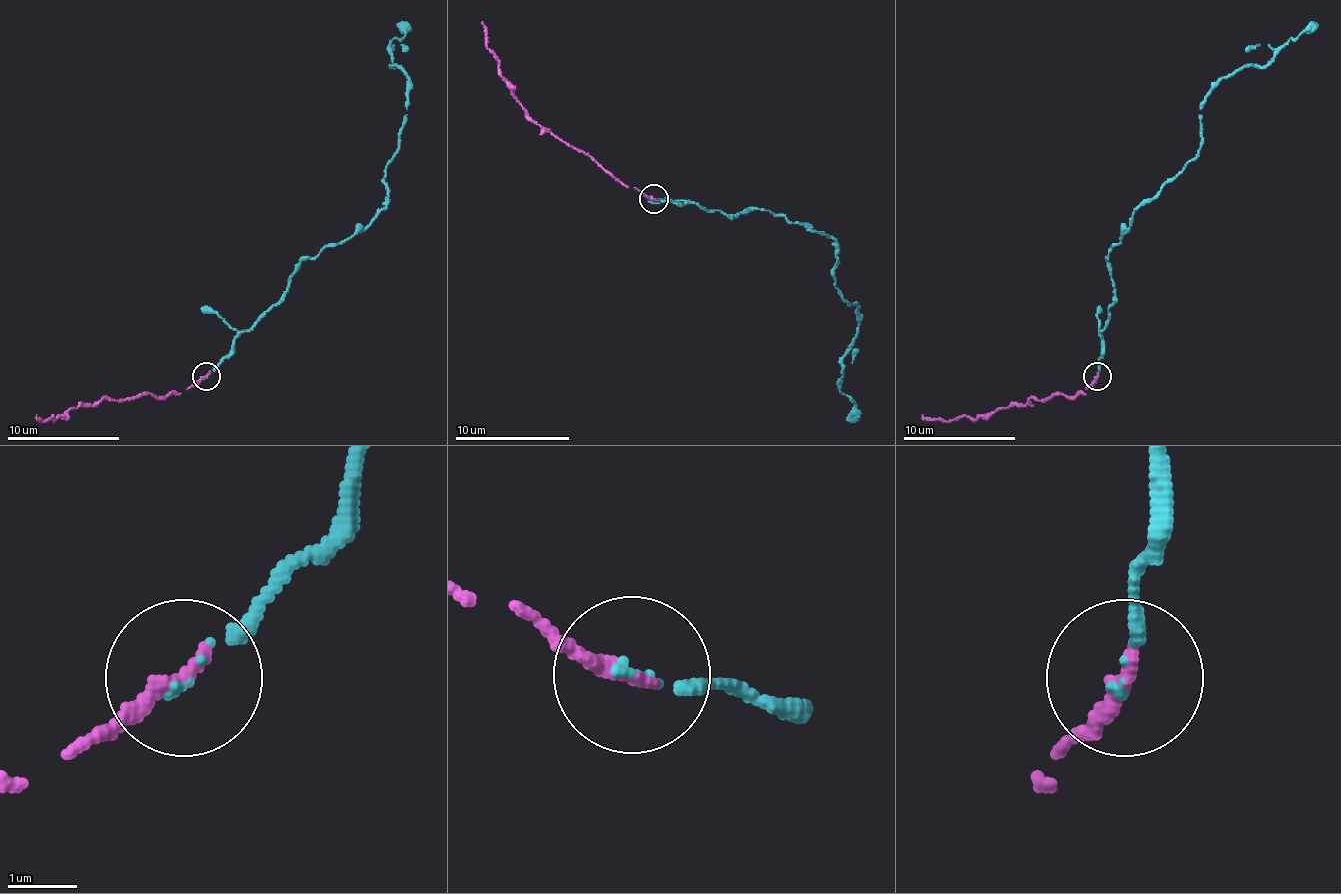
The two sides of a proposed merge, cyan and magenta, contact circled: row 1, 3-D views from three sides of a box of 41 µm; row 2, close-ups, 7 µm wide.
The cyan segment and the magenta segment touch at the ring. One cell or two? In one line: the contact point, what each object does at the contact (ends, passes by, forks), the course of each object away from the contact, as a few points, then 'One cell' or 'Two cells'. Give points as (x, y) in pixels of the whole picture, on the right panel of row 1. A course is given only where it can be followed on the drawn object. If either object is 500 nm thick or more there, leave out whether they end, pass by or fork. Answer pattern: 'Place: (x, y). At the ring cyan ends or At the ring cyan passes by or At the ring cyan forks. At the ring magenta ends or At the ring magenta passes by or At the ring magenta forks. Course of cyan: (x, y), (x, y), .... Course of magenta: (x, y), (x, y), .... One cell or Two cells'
Place: (1097, 376). At the ring cyan ends. At the ring magenta ends. Course of cyan: (1096, 377), (1113, 301), (1107, 258), (1139, 207), (1195, 156), (1201, 103), (1221, 80), (1263, 66), (1317, 24). Course of magenta: (1096, 377), (1085, 394), (1054, 394), (1026, 405), (1009, 405), (975, 419), (958, 417), (927, 419), (921, 414). One cell

